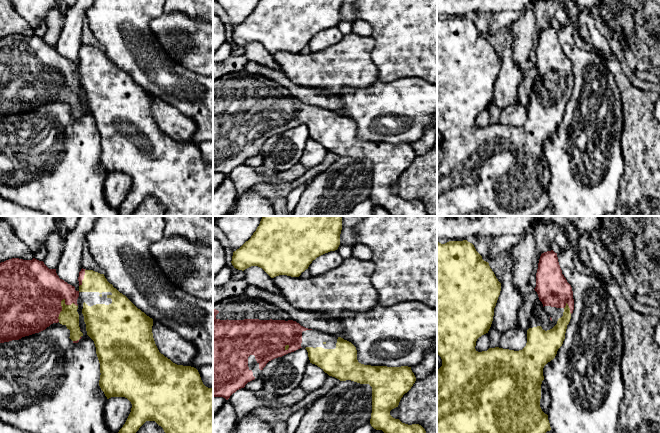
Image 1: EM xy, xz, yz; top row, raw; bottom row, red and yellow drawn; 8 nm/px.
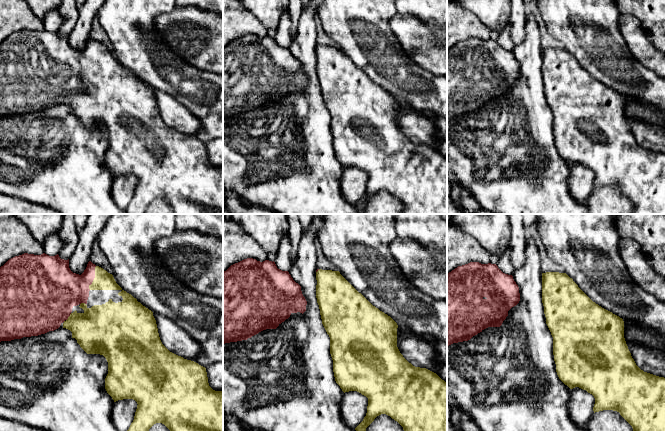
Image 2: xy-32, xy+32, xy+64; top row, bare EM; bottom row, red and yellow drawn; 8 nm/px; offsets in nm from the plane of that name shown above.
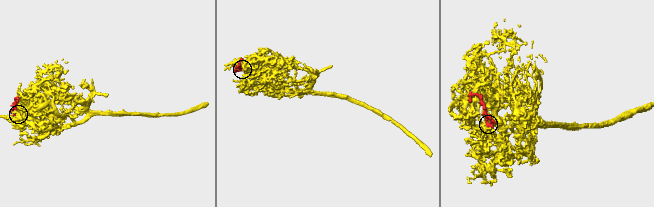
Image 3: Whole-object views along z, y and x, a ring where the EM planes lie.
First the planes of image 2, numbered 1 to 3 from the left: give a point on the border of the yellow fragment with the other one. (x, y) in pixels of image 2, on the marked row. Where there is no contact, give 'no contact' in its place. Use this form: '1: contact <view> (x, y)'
1: contact xy-32 (94, 277)
2: contact xy+32 (317, 270)
3: no contact

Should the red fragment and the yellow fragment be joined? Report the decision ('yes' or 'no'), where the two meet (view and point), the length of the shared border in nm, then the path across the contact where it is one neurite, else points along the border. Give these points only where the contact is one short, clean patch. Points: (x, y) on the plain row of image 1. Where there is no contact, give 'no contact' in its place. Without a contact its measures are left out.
yes; meets red in xy at (60, 78); contact 220 nm long

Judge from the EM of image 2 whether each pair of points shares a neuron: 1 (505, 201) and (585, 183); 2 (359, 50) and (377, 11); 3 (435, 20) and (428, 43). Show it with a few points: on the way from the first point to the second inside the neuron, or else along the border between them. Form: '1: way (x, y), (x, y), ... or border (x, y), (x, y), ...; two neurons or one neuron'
1: border (570, 165), (569, 192), (576, 200), (584, 203); two neurons
2: way (362, 40), (362, 26), (367, 21); one neuron
3: border (412, 16), (424, 22), (431, 29), (436, 30); two neurons

